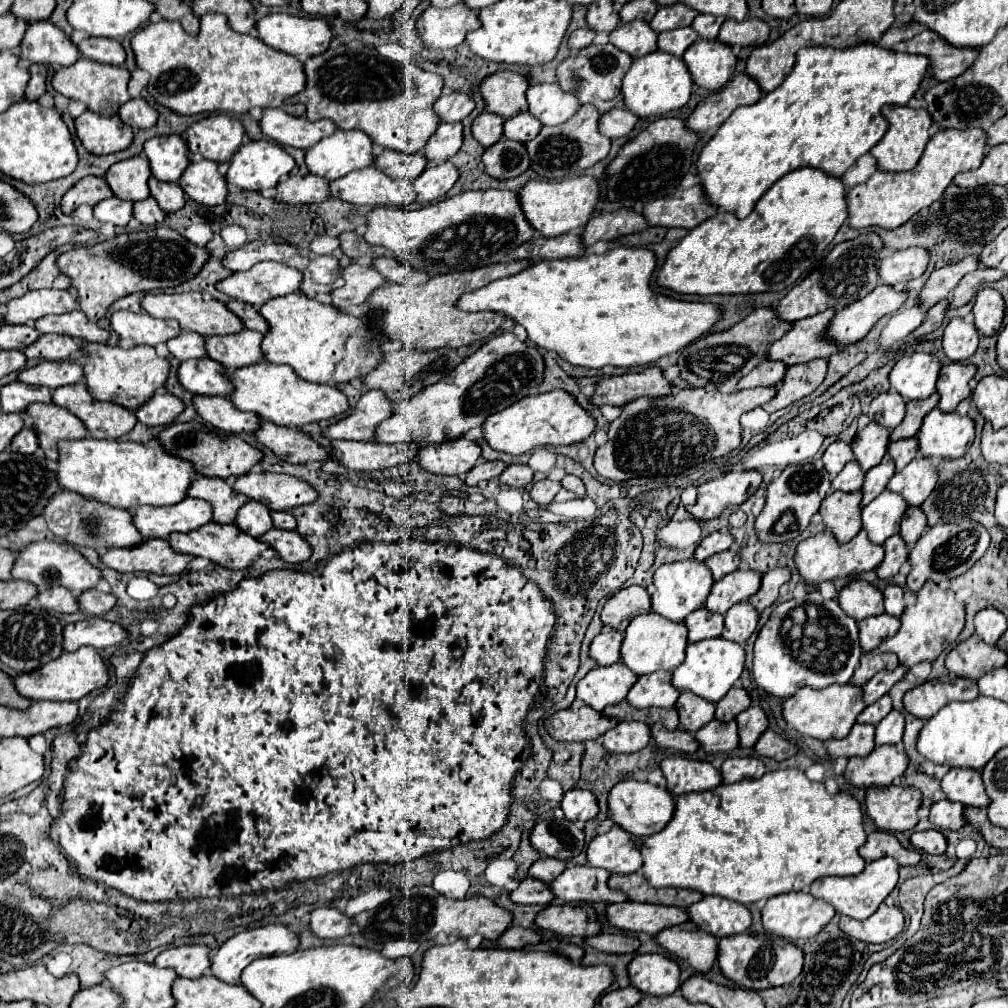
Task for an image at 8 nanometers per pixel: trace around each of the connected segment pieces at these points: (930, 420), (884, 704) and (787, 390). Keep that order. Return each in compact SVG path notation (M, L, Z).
M938 408L928 412L918 432L918 452L924 458L956 460L968 452L974 440L974 422L956 412L944 414Z
M882 696L876 704L864 708L864 712L860 712L860 716L856 718L856 722L858 724L872 724L872 726L876 726L890 710L892 710L890 696Z
M822 358L788 368L788 372L782 380L782 386L778 386L778 394L762 408L766 412L776 412L776 410L786 408L792 402L812 394L826 378L826 370L828 370L828 362Z

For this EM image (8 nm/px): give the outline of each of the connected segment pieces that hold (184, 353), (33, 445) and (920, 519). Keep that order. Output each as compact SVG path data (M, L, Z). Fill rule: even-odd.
M180 332L180 336L170 338L168 342L168 350L174 358L178 358L180 362L188 360L188 358L204 358L204 336L196 334L196 332Z
M24 426L20 430L20 434L12 440L10 444L12 452L20 452L20 454L34 454L38 450L38 440L36 440L36 430L32 426Z
M912 506L906 508L904 520L900 524L900 536L904 538L908 550L918 542L918 538L920 538L920 534L922 534L924 528L926 528L926 516L924 516L924 512L920 508L912 508Z

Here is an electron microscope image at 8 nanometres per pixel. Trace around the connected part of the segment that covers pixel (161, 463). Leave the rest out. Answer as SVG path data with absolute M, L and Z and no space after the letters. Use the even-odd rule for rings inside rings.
M82 438L60 442L58 448L60 460L56 474L62 488L128 510L144 504L150 506L178 504L188 496L190 482L196 476L196 468L192 462L168 454L160 444L146 446L128 440L118 442L118 440Z

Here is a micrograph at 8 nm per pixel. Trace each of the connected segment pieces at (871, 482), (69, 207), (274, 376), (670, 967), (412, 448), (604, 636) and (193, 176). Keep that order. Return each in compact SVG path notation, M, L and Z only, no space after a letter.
M888 460L888 462L882 462L874 468L870 468L866 472L866 478L864 478L864 486L862 486L862 502L860 506L864 508L866 504L870 504L888 484L888 480L894 476L894 462Z
M86 176L84 180L76 182L62 198L62 212L64 214L72 214L78 206L88 204L88 206L96 206L98 202L102 202L104 198L110 198L112 190L108 186L108 182L104 178L98 176Z
M264 360L252 366L244 366L230 374L230 382L234 386L230 400L234 402L236 408L256 412L262 420L288 428L300 428L310 422L328 420L344 414L350 408L348 398L336 386L300 380L300 376L296 376L296 372L292 372L292 368L288 368L286 364L268 364Z
M640 954L628 964L628 978L644 994L668 996L680 986L680 968L660 954Z
M334 440L340 462L350 470L382 470L388 466L408 464L418 456L418 444L376 444L356 440Z
M602 628L602 632L590 644L590 656L598 666L612 666L618 662L622 634L612 628Z
M196 160L192 162L182 178L178 180L180 188L198 204L216 206L226 200L226 180L216 170L216 162L212 160Z

